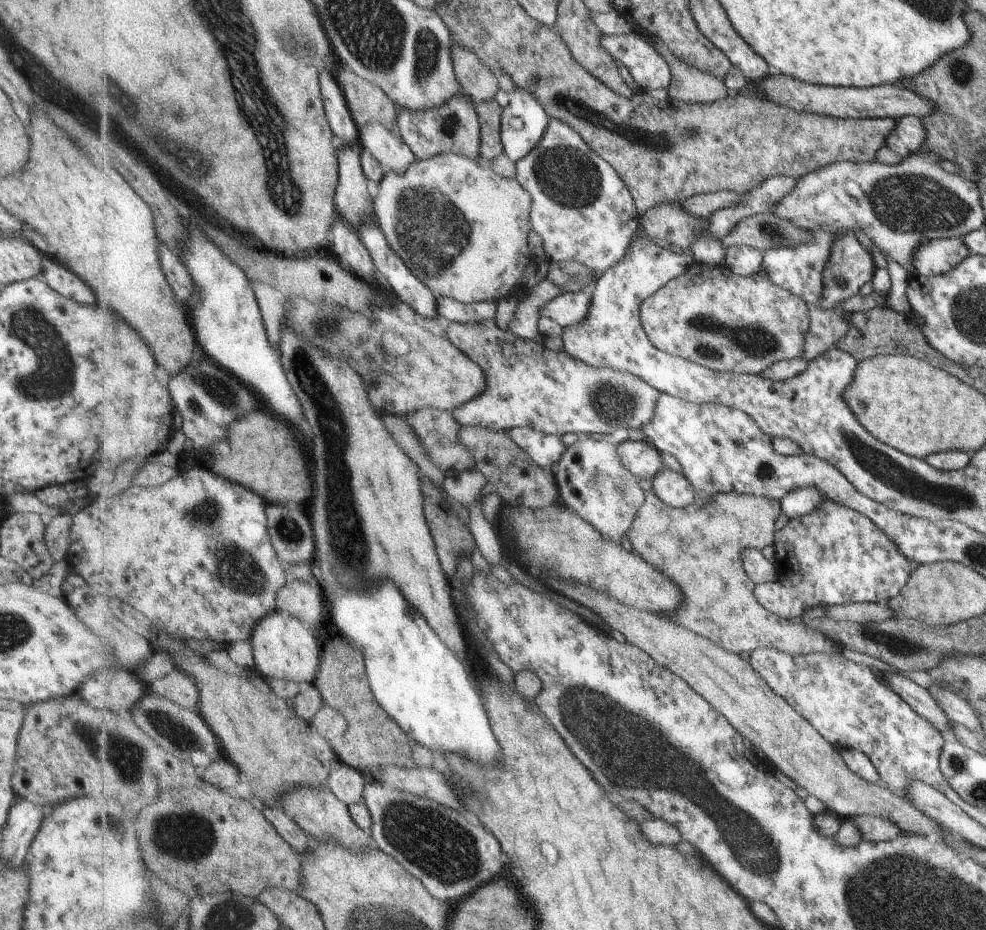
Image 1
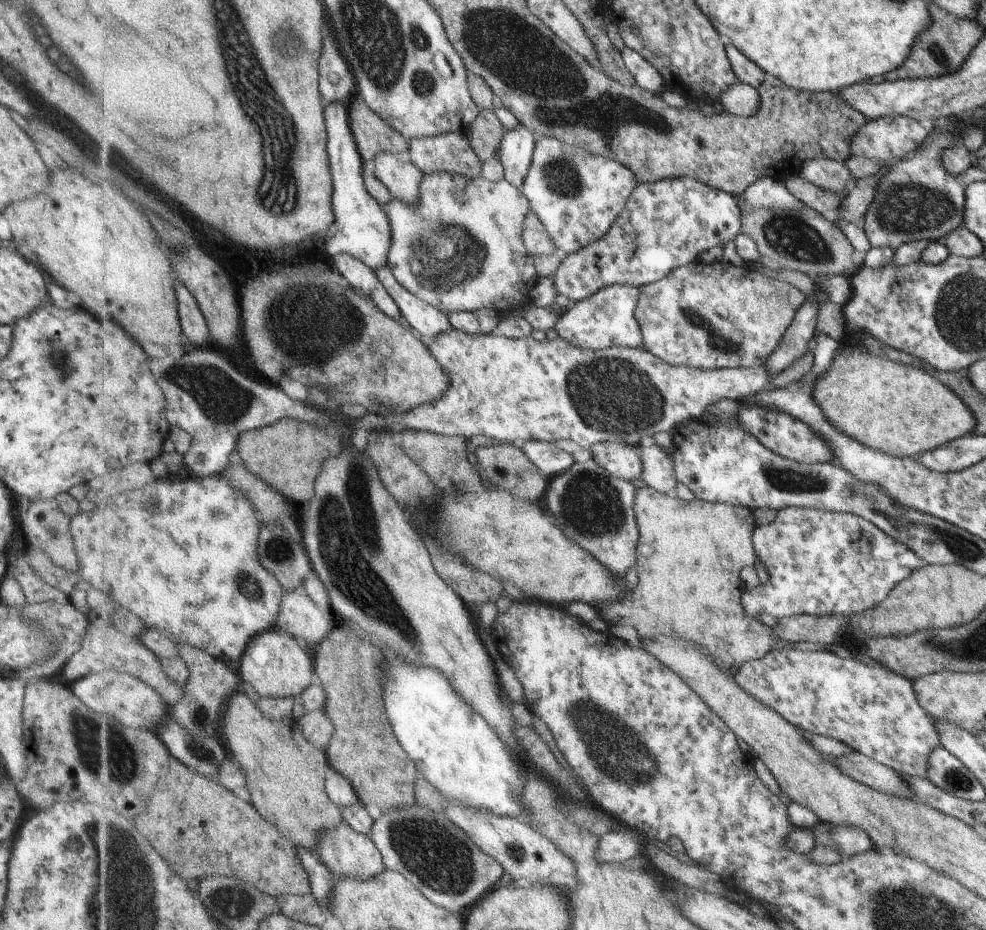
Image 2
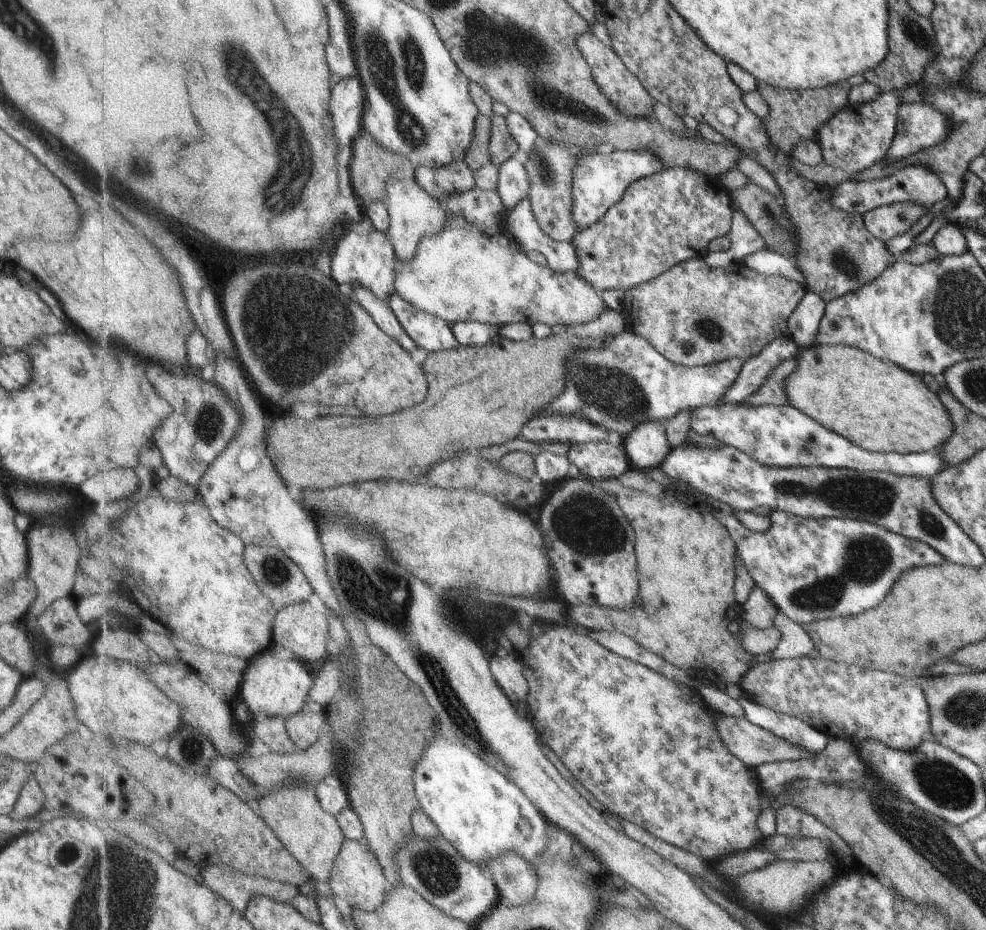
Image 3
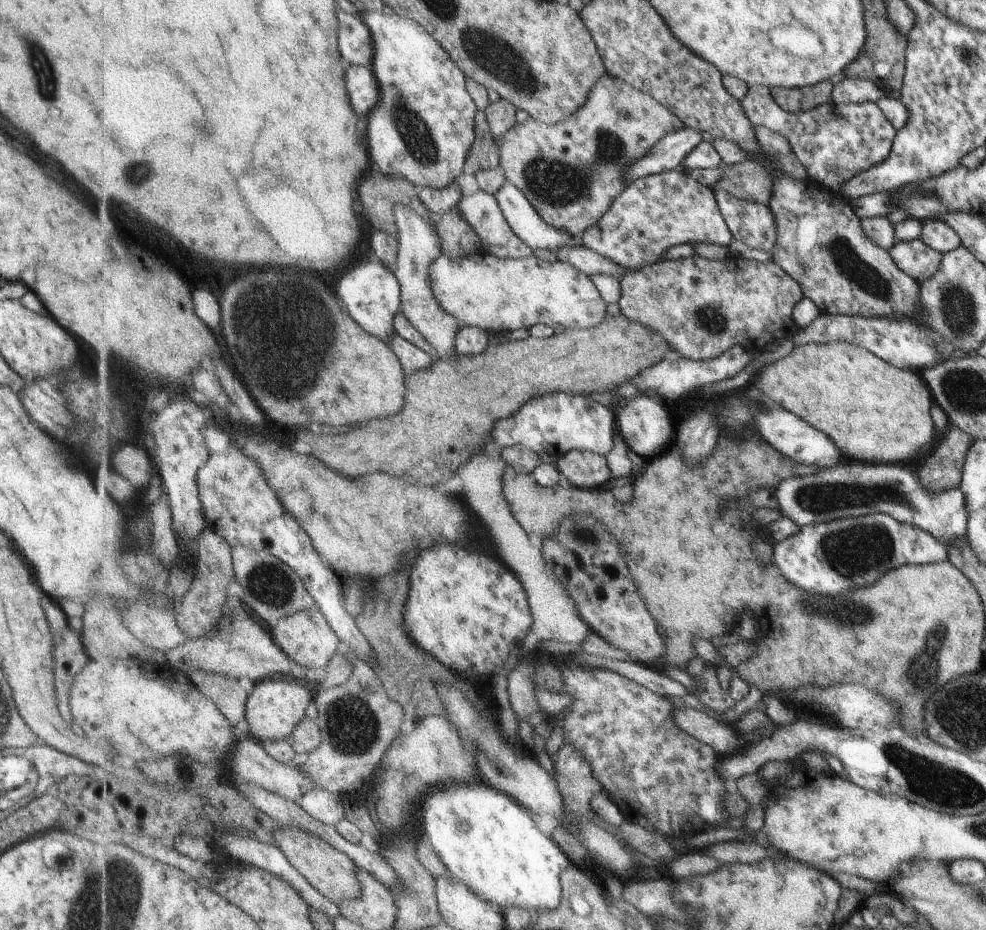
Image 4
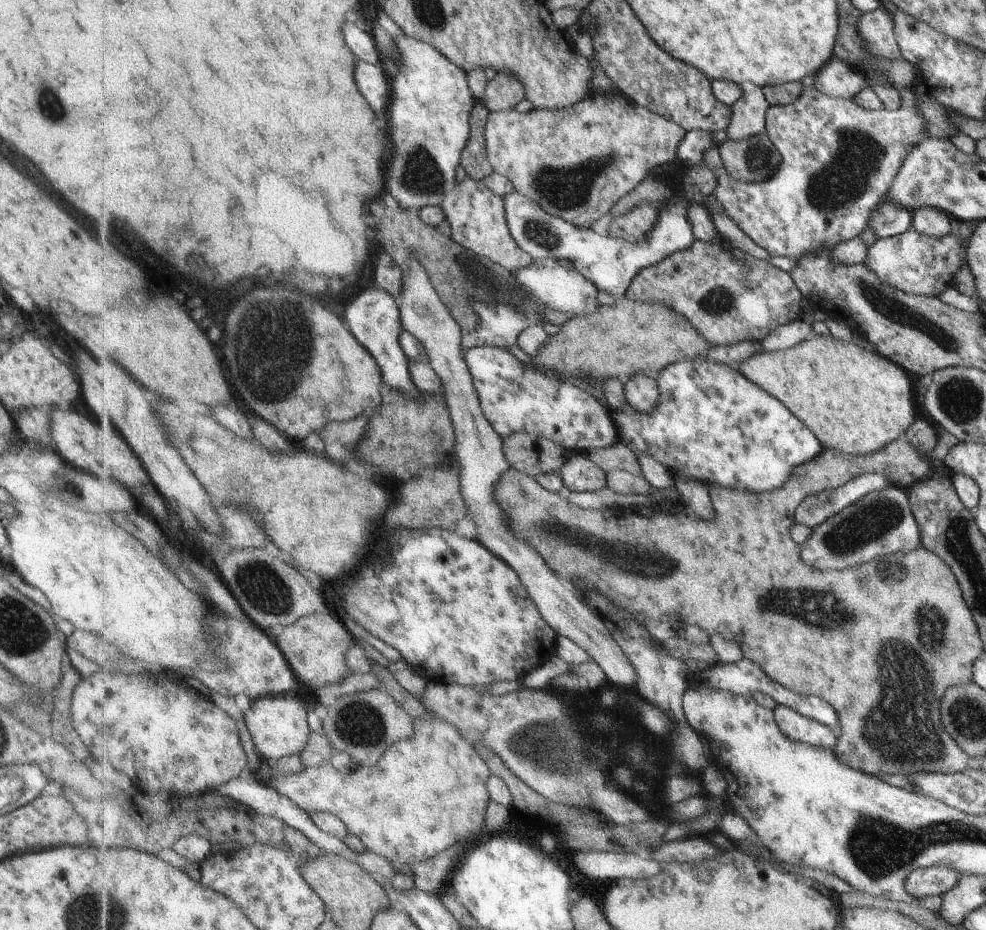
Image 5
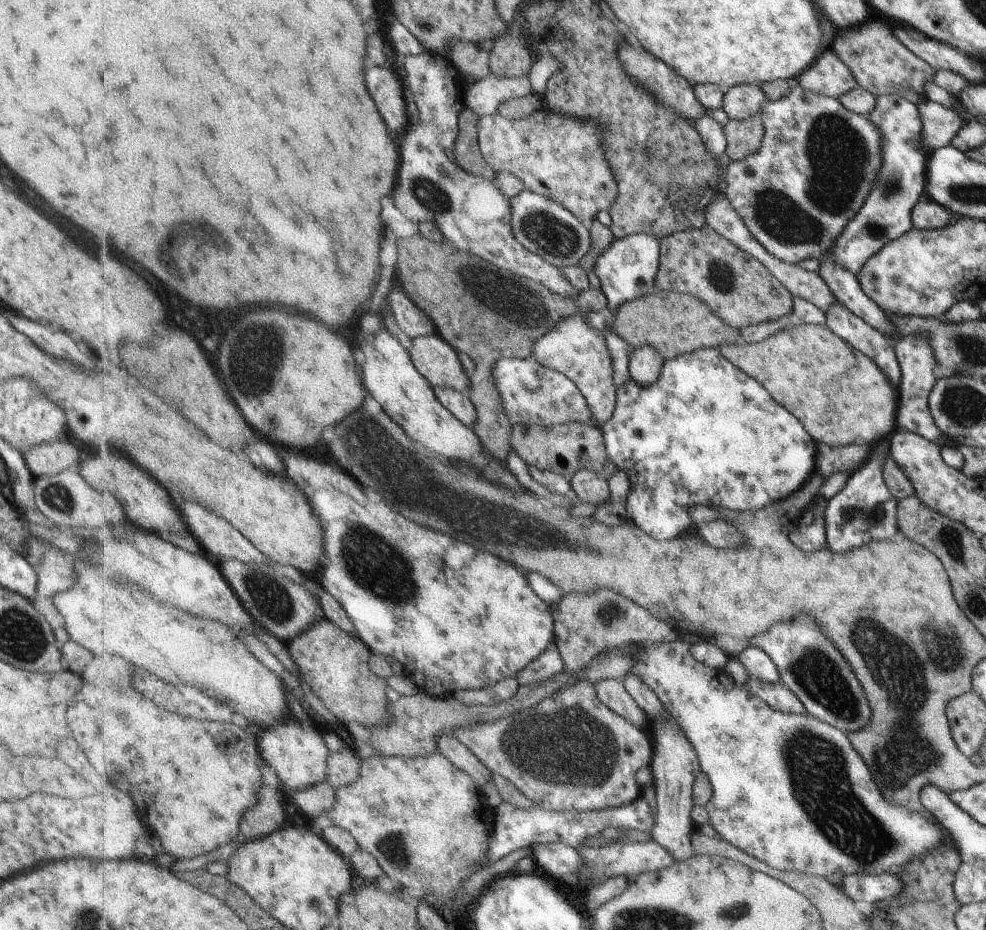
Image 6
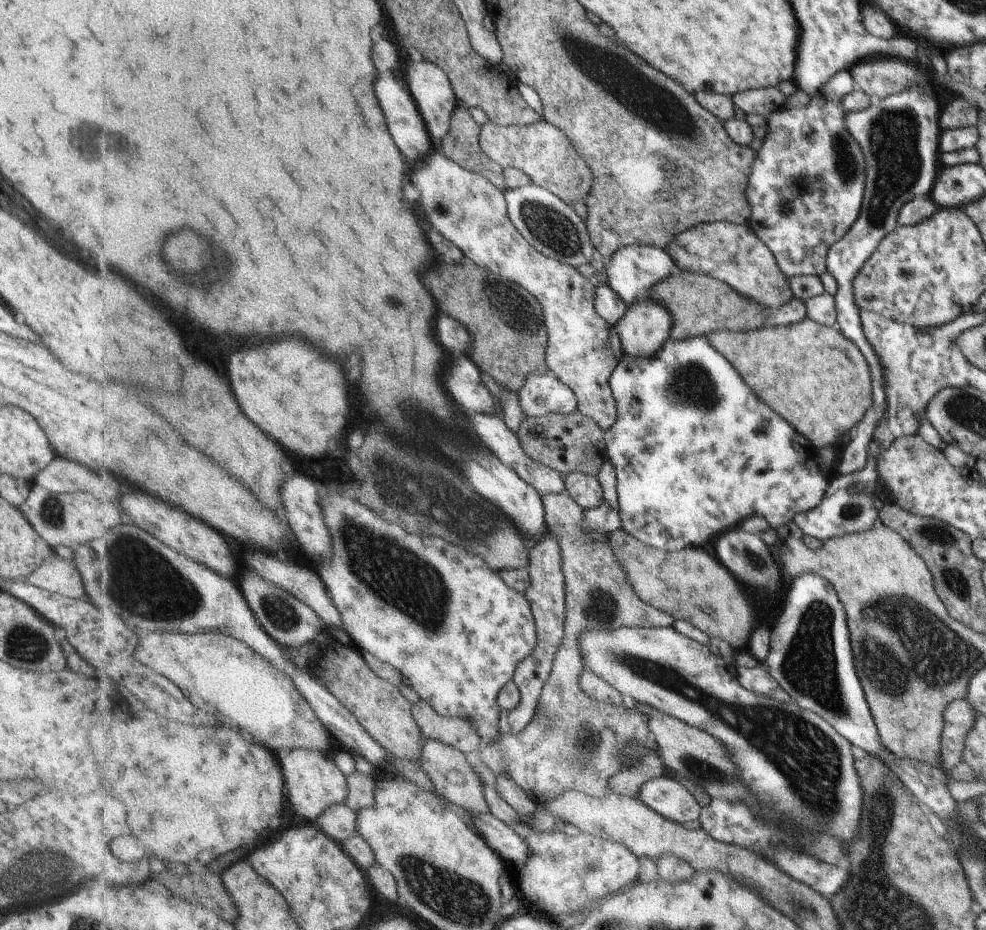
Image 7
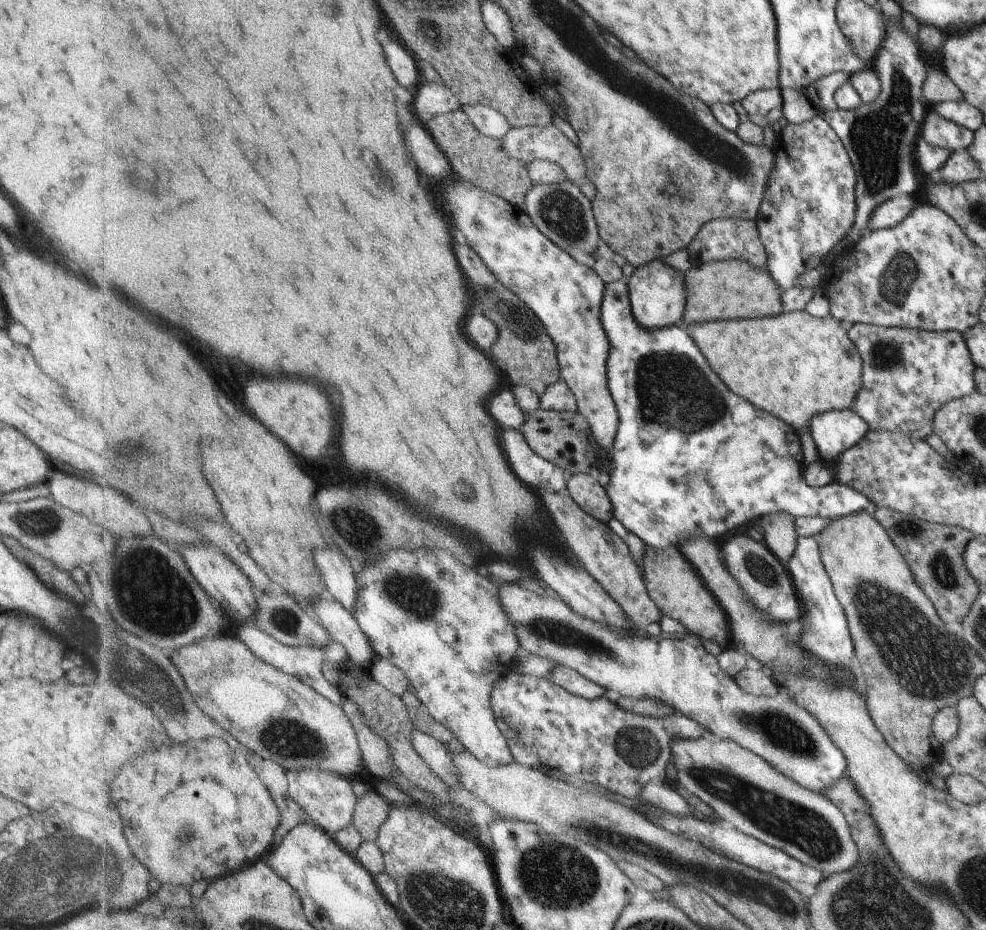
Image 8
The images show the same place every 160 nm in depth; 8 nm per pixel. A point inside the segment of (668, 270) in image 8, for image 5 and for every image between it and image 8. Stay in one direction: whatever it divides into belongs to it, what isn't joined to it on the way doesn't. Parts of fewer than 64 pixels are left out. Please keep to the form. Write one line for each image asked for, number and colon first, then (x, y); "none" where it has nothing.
5: (643, 393)
6: (646, 362)
7: (644, 330)

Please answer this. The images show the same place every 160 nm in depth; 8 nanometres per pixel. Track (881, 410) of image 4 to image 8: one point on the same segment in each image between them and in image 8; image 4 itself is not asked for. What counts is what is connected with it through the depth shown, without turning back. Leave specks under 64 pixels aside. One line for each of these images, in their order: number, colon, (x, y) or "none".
5: (853, 400)
6: (799, 364)
7: (817, 379)
8: (791, 365)

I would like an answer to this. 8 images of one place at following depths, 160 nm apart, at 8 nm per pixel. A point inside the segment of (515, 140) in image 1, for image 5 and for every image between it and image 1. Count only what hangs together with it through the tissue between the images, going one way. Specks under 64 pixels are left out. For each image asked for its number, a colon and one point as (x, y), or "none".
2: (517, 149)
3: (514, 183)
4: (534, 230)
5: (612, 264)

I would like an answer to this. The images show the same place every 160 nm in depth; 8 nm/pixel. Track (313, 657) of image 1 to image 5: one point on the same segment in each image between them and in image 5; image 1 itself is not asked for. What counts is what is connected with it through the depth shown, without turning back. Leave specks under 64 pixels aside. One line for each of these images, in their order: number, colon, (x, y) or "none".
2: (275, 665)
3: (275, 684)
4: (276, 707)
5: (279, 727)

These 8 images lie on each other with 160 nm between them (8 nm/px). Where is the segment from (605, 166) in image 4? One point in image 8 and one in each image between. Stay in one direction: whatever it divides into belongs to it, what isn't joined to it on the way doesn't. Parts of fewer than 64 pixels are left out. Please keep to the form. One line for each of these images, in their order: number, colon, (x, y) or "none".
5: (576, 163)
6: (559, 157)
7: (541, 150)
8: (548, 143)

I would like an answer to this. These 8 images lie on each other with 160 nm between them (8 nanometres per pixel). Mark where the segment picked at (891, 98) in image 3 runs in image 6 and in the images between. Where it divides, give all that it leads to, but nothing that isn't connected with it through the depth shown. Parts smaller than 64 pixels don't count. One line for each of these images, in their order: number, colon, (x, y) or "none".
4: (834, 142)
5: (837, 160)
6: (818, 161)

